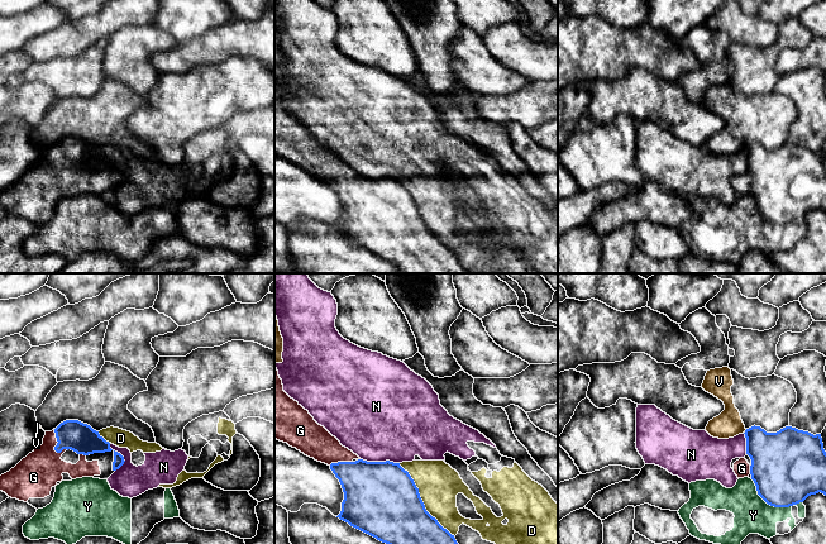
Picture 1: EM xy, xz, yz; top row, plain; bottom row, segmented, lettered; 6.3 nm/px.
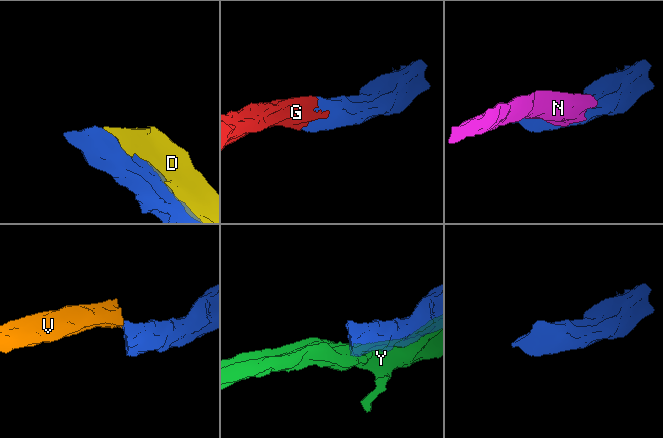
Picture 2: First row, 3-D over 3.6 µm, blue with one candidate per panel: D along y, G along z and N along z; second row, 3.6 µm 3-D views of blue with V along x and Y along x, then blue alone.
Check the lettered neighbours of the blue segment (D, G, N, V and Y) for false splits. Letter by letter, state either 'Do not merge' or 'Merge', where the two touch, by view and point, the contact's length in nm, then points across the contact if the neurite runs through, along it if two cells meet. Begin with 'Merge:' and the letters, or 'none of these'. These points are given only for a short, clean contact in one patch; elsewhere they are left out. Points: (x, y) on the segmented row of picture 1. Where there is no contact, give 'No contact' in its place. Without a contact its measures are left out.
Merge: G
D: Do not merge. Touches blue at xz (421, 501). Shared border 600 nm
G: Merge. Touches blue at xy (57, 440). Shared border 170 nm
N: Do not merge. Touches blue at xz (380, 462). Shared border 260 nm. Boundary: xz (361, 458), (399, 463)
V: Do not merge. Touches blue at yz (745, 432). Shared border 40 nm. Boundary: yz (746, 429), (744, 433)
Y: Do not merge. Touches blue at yz (773, 505). Shared border 360 nm

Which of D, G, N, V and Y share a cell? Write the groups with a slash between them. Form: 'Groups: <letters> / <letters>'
Groups: D N / G / V / Y

